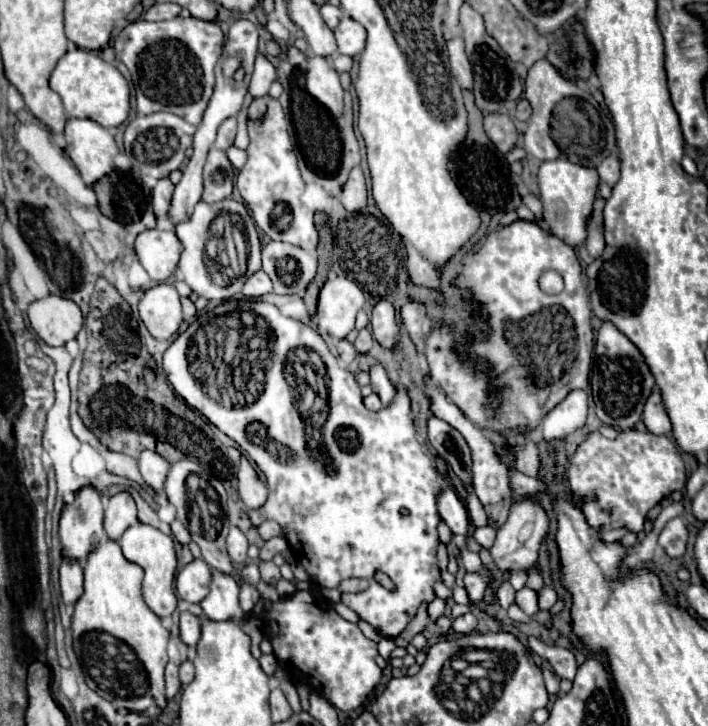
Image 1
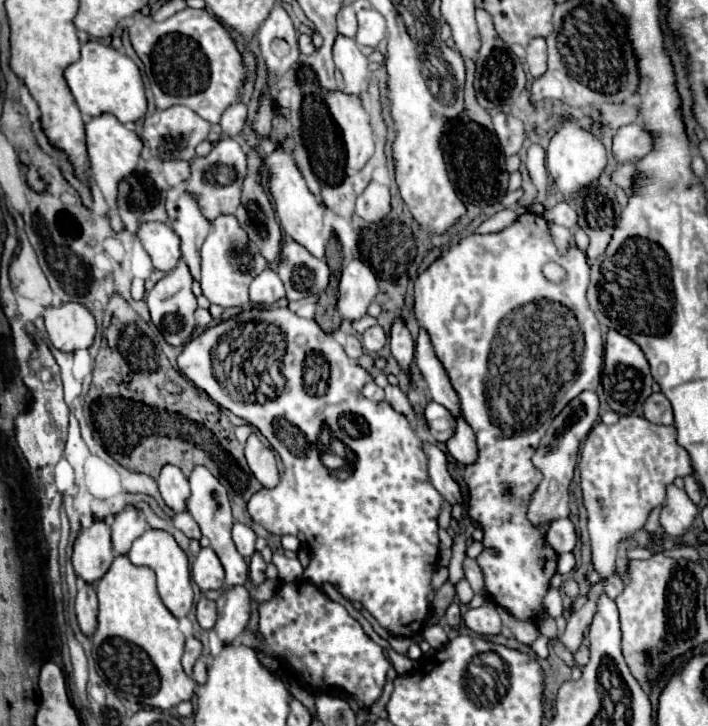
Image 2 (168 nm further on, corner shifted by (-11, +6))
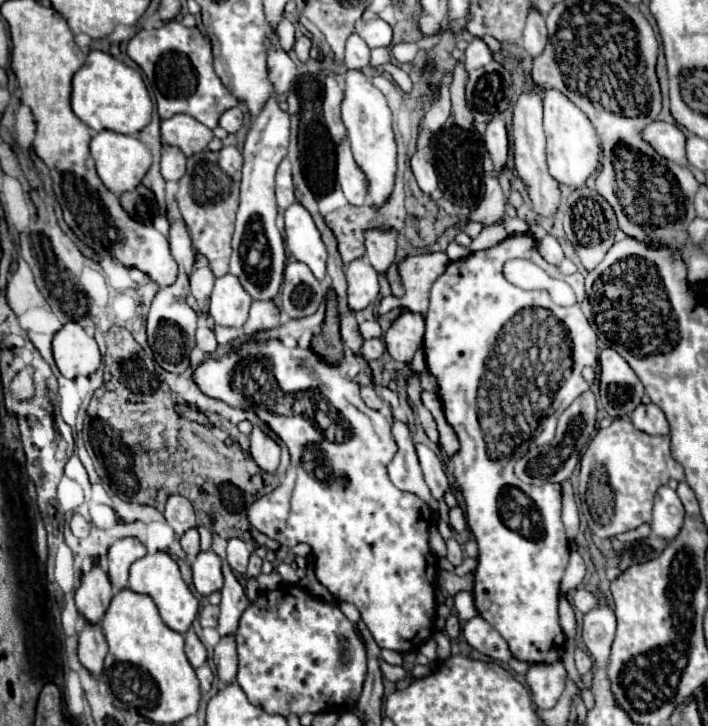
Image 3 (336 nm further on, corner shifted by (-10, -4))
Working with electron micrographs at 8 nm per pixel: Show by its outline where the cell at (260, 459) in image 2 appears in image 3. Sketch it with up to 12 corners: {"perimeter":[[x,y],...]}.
{"perimeter":[[254,426],[250,454],[266,472],[280,464],[280,444]]}

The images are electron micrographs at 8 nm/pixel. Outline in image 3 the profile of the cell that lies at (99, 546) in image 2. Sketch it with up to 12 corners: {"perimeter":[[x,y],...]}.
{"perimeter":[[94,564],[76,590],[86,622],[100,622],[114,596],[108,574]]}

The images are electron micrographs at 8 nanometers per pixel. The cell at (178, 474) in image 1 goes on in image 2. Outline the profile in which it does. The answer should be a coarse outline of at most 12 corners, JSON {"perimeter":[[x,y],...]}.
{"perimeter":[[205,466],[189,476],[187,510],[225,568],[227,586],[249,568],[231,540],[227,490]]}

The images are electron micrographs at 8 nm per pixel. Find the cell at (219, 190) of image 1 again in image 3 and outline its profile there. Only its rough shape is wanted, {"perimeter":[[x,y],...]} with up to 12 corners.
{"perimeter":[[236,146],[188,158],[178,206],[214,278],[230,272]]}

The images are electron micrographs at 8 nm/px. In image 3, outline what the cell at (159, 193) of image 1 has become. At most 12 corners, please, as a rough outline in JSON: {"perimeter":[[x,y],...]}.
{"perimeter":[[178,146],[162,148],[162,176],[176,182],[186,172]]}

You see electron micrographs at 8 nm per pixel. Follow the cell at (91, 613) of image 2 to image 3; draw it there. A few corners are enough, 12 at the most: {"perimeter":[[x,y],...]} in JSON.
{"perimeter":[[86,624],[78,658],[90,674],[102,674],[108,646],[100,626]]}

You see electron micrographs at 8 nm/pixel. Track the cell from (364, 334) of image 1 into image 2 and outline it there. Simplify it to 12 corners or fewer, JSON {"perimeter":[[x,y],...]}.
{"perimeter":[[377,324],[363,332],[367,352],[379,352],[387,344],[385,330]]}

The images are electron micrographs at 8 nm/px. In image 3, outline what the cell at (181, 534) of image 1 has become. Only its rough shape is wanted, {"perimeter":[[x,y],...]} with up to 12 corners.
{"perimeter":[[196,528],[180,538],[184,552],[194,560],[200,552]]}

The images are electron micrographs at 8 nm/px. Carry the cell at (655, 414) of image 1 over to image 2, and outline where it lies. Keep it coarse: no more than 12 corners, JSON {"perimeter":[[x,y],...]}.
{"perimeter":[[661,392],[647,398],[643,416],[653,424],[673,424],[671,404]]}

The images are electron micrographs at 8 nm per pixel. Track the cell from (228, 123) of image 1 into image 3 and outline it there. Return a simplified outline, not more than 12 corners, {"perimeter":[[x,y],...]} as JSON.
{"perimeter":[[230,108],[220,116],[228,134],[240,130],[244,112]]}

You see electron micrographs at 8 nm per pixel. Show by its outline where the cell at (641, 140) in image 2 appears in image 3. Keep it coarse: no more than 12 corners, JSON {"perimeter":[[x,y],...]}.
{"perimeter":[[652,122],[644,130],[660,156],[688,166],[686,136],[678,126]]}

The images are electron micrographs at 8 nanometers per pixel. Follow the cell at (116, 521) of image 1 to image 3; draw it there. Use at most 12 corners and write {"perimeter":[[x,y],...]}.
{"perimeter":[[124,538],[108,550],[108,578],[116,592],[126,588],[128,568],[146,548]]}

